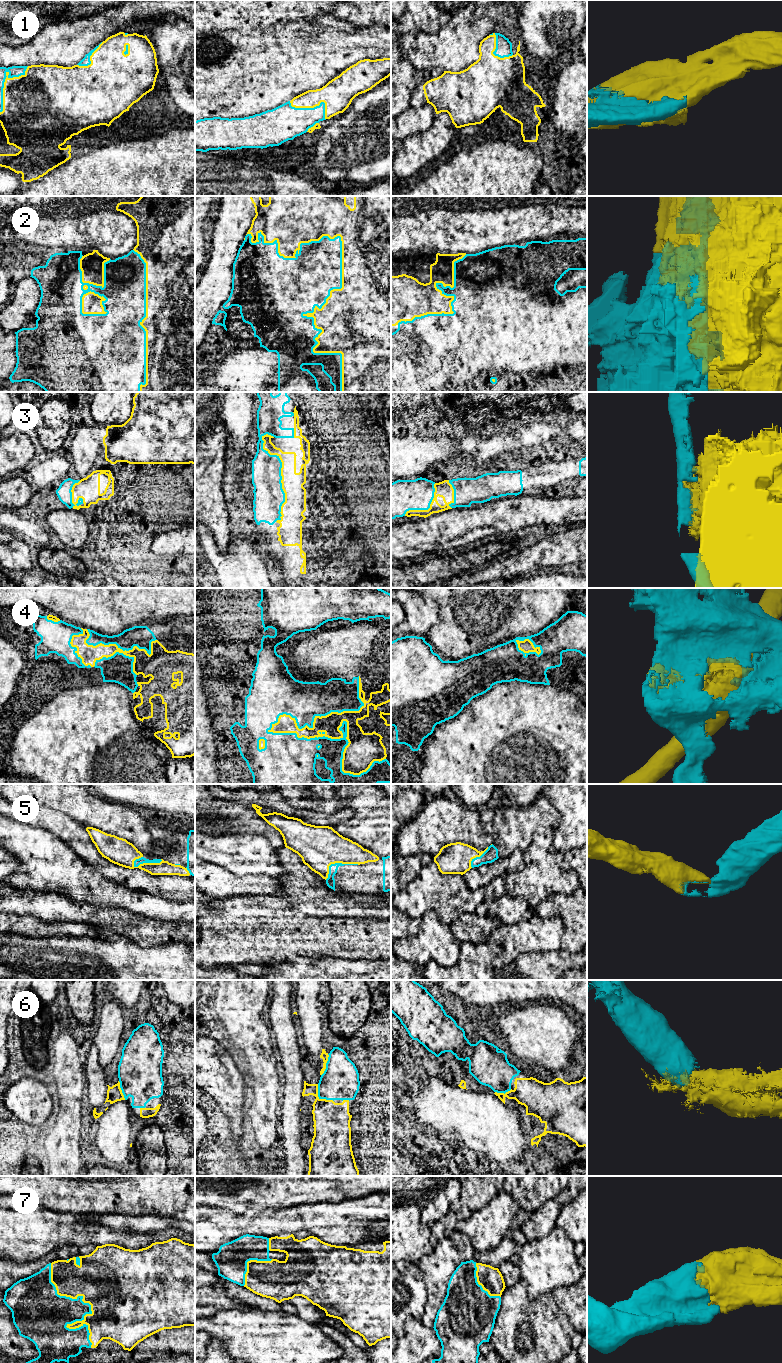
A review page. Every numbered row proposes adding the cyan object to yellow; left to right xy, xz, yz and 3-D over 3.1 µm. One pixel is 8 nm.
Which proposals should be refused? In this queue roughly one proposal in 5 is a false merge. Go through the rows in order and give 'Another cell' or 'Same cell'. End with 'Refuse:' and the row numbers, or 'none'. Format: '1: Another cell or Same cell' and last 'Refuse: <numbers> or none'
1: Same cell
2: Same cell
3: Another cell
4: Another cell
5: Same cell
6: Same cell
7: Same cell
Refuse: 3, 4

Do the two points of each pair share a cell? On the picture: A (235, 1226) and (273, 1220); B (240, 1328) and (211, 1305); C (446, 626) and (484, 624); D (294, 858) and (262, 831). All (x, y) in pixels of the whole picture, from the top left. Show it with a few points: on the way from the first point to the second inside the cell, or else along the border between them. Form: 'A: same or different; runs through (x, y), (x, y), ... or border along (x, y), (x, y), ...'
A: same; runs through (244, 1223), (264, 1222)
B: different; border along (241, 1307), (220, 1309), (205, 1317)
C: same; runs through (455, 626), (475, 624)
D: different; border along (284, 846), (278, 851), (280, 863)

